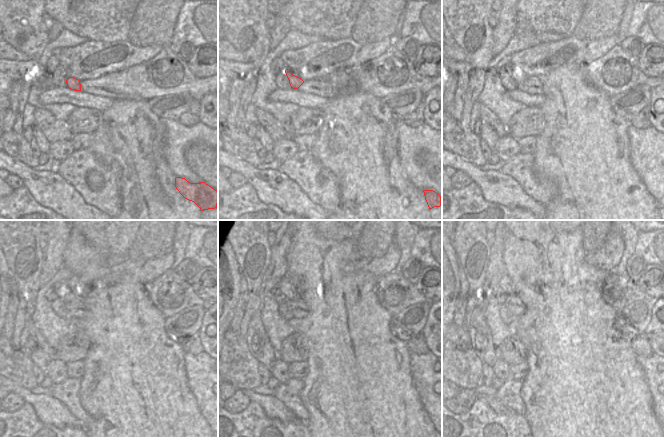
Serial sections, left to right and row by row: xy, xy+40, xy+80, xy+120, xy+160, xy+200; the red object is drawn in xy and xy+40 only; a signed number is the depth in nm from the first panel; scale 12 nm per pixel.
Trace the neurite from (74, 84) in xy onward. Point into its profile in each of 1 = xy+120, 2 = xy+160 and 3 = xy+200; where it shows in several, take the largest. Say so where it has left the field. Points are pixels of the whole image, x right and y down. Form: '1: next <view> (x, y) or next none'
1: next xy+120 (65, 294)
2: next xy+160 (289, 291)
3: next xy+200 (505, 283)

